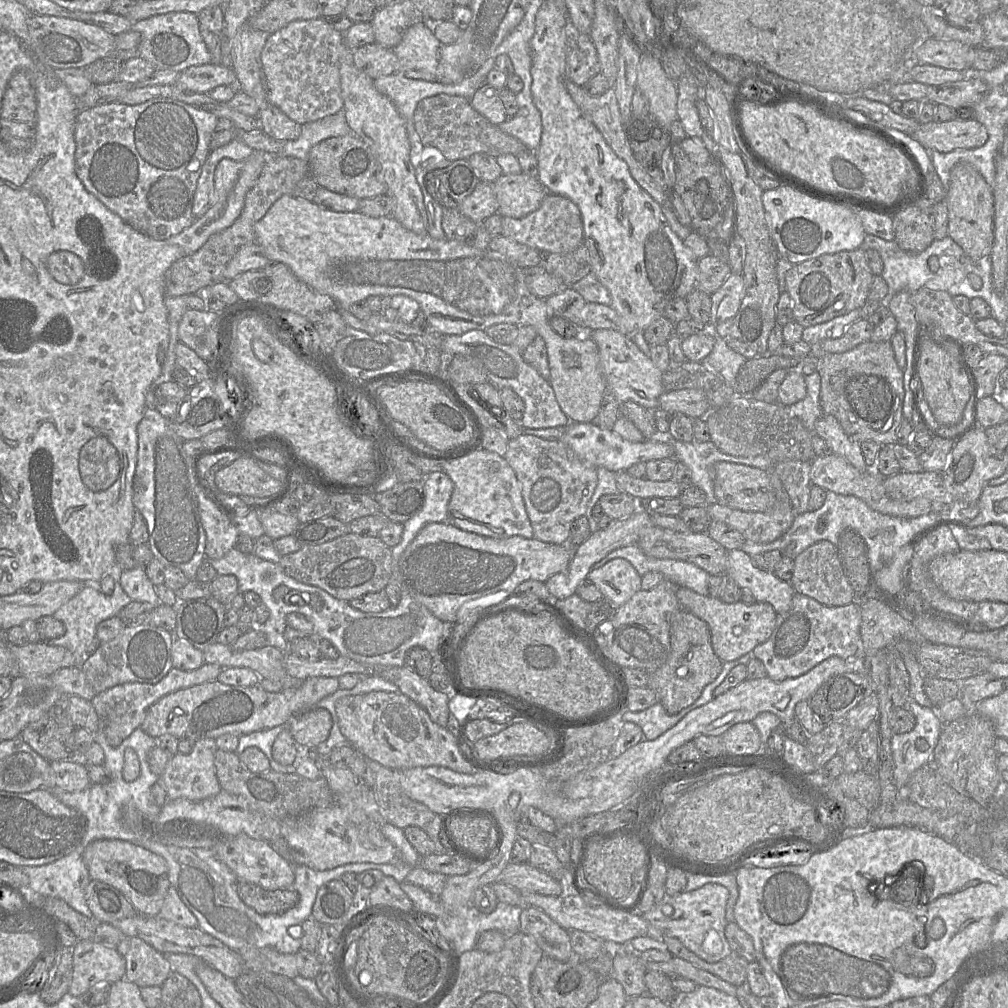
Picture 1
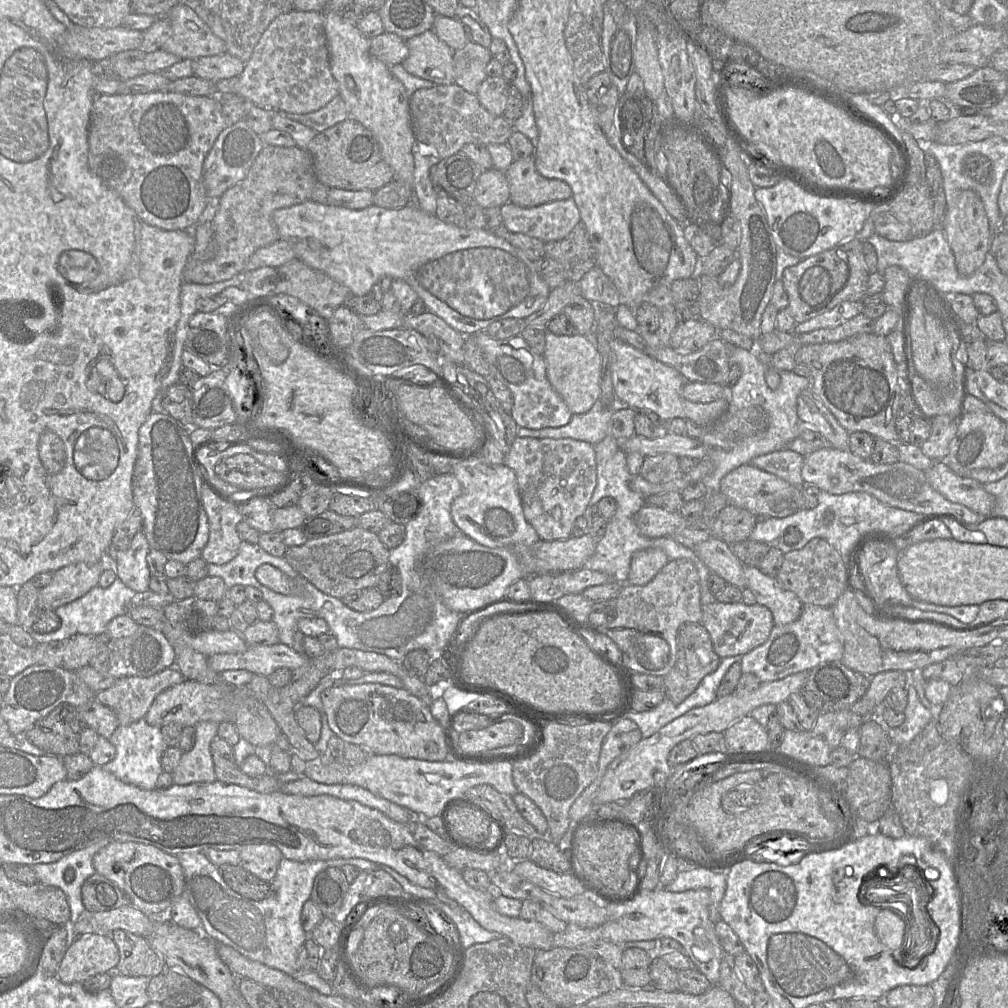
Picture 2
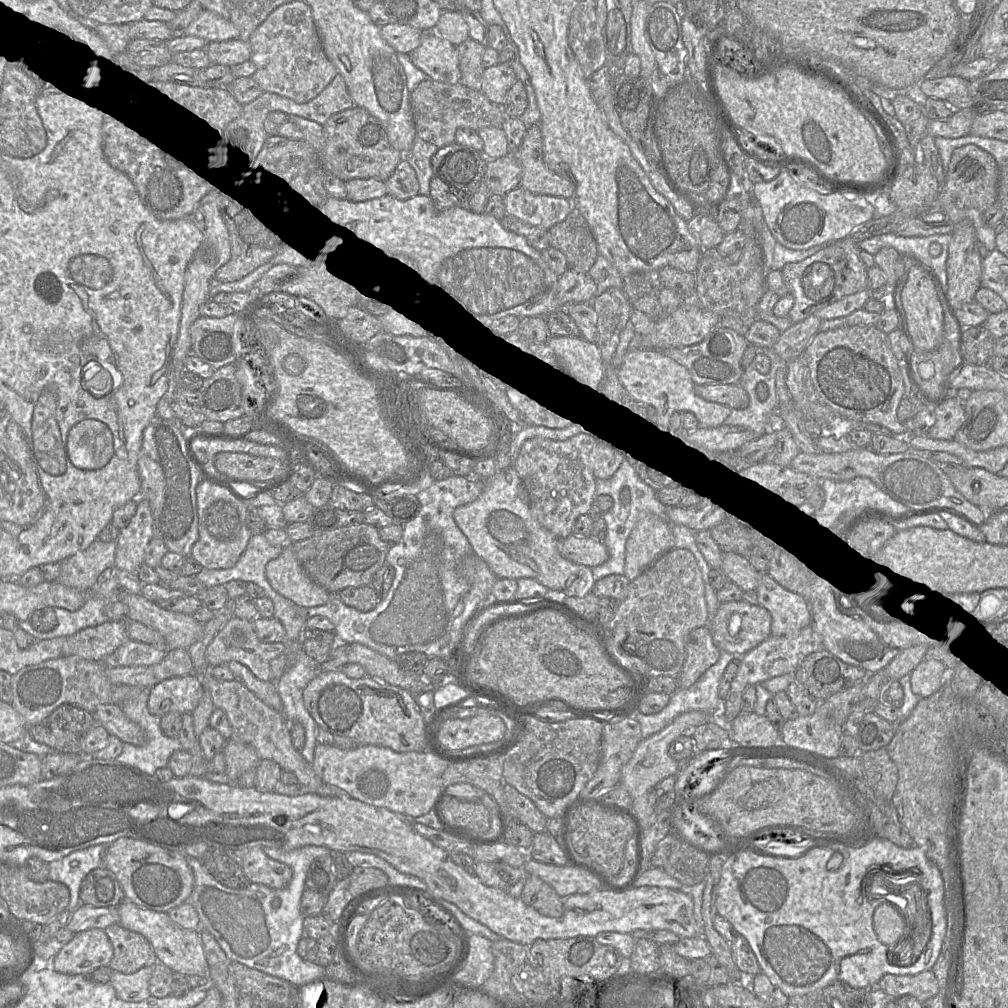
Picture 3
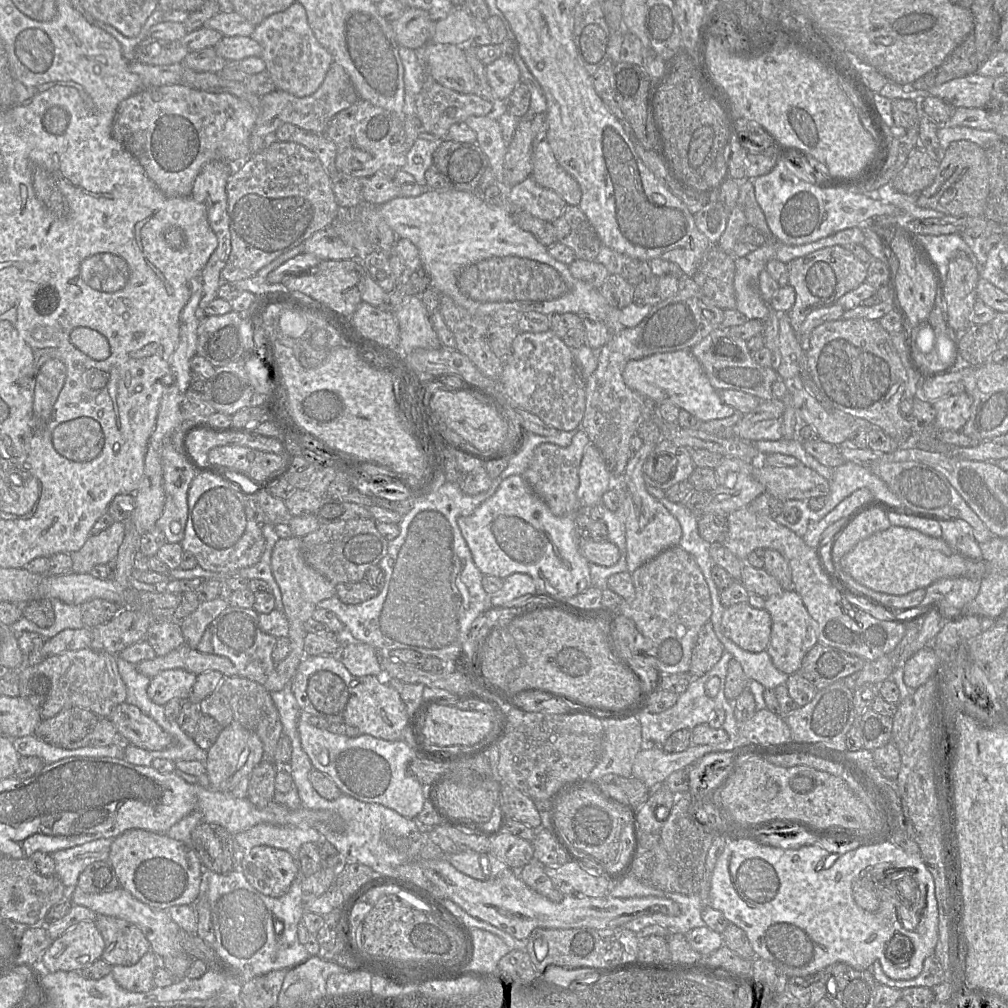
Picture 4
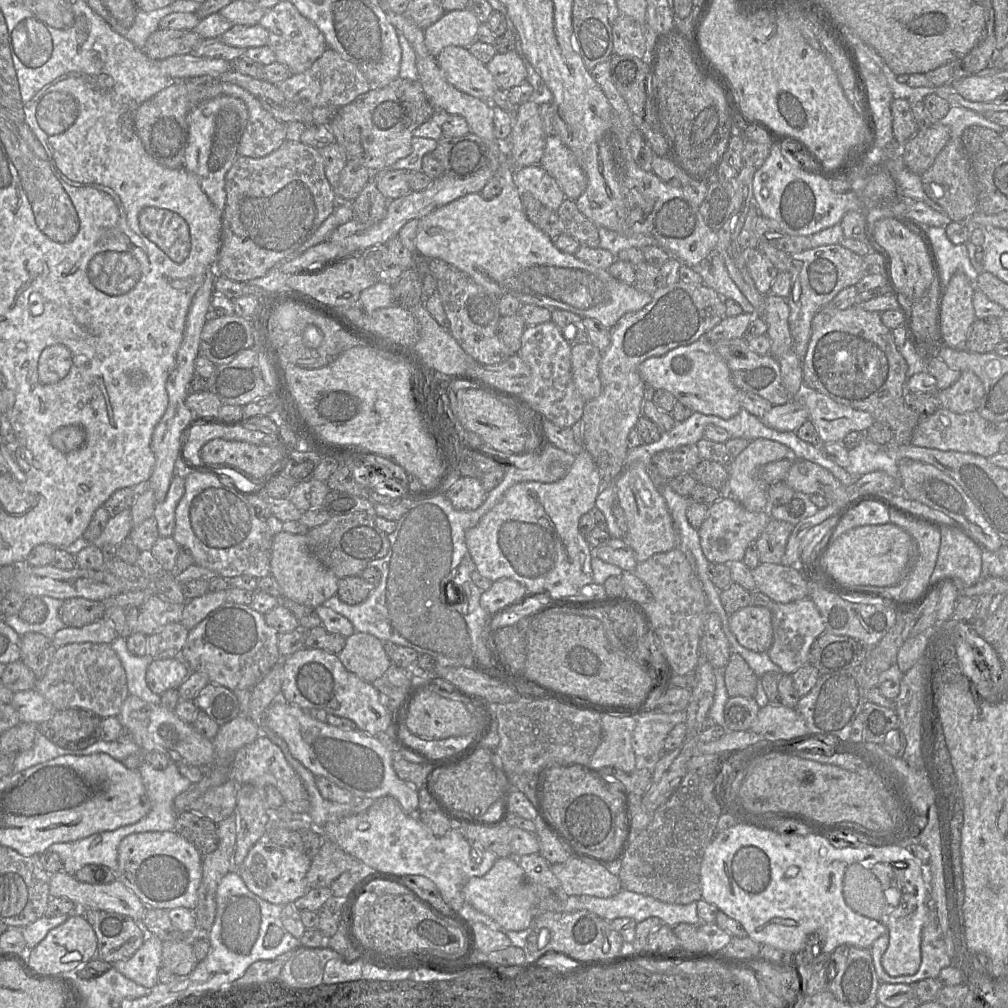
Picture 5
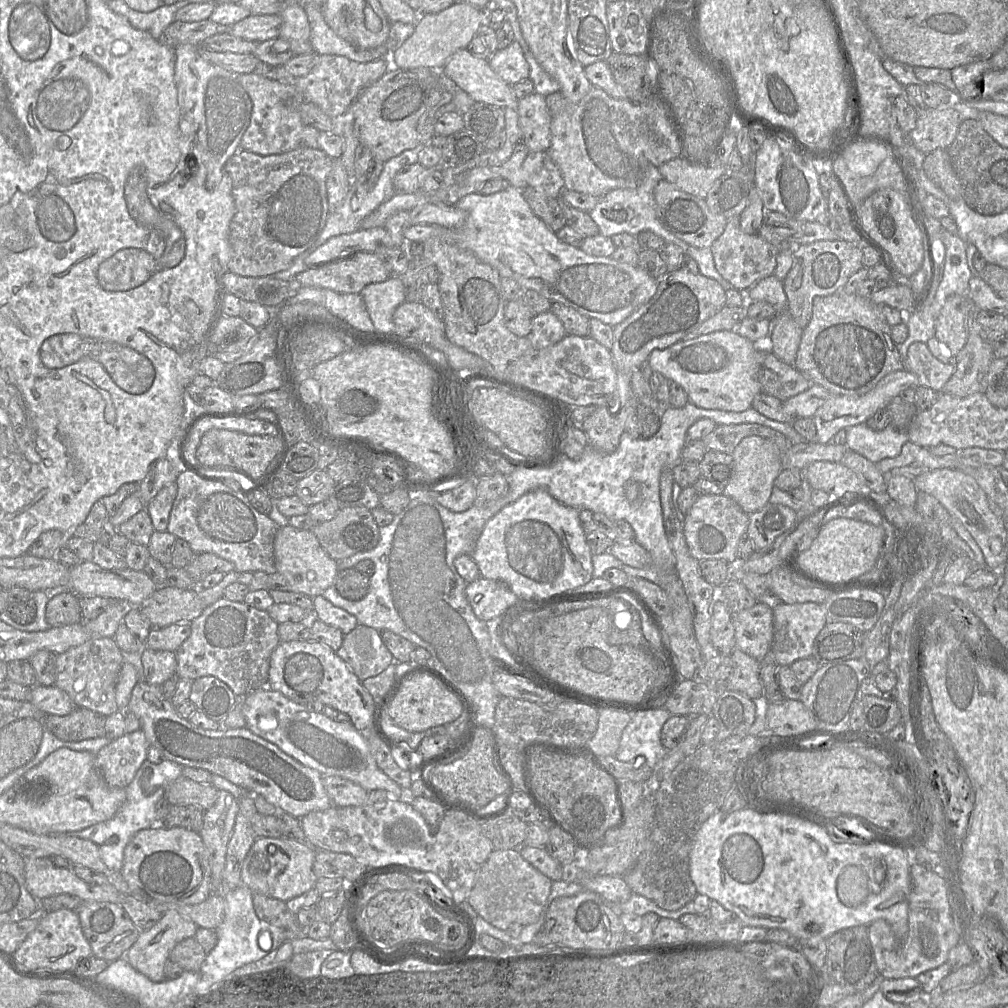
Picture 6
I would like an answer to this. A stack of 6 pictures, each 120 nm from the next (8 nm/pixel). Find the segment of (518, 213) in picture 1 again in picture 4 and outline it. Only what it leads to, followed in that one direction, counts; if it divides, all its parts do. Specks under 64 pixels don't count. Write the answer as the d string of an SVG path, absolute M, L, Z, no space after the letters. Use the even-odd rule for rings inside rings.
M546 113L532 118L532 178L560 195L568 205L579 205L582 192L577 181L557 162L547 140Z

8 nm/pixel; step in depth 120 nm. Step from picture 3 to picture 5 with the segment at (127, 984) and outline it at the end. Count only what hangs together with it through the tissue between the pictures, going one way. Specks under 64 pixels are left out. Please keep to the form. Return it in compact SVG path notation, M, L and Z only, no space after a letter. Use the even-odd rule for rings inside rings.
M147 935L135 954L113 963L113 967L133 982L146 988L158 983L158 971L162 967L163 942L155 935Z

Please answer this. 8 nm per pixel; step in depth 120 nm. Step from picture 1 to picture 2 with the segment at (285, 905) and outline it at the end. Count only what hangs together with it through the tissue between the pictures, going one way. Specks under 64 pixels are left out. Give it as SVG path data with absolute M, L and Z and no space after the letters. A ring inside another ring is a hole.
M221 865L218 867L226 884L242 897L259 901L271 892L270 885L244 870L240 865Z

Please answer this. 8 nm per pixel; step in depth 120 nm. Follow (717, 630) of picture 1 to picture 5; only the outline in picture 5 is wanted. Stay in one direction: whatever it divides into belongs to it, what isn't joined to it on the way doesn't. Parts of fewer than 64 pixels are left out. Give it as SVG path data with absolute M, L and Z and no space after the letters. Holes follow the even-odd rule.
M748 605L729 615L731 632L739 643L755 652L768 652L773 642L771 609Z

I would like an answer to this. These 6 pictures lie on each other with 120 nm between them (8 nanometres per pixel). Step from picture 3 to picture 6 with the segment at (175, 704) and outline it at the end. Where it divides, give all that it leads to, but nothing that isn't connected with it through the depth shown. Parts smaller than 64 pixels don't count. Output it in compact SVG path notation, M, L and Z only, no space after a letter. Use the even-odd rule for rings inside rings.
M142 646L143 680L161 686L176 676L177 659L175 652L159 651Z

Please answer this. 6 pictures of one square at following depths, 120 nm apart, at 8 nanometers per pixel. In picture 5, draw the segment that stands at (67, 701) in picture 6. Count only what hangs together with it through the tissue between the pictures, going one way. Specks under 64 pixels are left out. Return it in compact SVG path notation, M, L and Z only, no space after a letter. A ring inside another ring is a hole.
M35 689L13 693L11 704L18 711L20 722L40 724L49 720L57 711Z

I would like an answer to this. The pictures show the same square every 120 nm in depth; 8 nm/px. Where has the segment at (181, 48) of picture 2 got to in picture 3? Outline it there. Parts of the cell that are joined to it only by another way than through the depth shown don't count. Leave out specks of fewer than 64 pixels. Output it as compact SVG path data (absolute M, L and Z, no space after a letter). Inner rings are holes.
M204 9L185 30L186 36L196 36L208 42L239 39L239 29L219 14Z

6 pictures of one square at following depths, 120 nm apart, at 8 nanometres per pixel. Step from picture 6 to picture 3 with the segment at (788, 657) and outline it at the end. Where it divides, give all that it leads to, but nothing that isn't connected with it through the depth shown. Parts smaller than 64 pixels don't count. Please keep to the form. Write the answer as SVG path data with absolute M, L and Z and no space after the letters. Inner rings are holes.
M762 574L755 591L759 605L772 615L771 636L791 636L812 623L806 599L786 590L768 574Z

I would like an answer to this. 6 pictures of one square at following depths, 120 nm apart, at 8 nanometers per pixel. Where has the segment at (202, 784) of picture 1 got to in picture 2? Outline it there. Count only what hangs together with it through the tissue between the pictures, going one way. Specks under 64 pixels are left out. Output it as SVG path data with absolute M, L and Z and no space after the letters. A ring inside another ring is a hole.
M200 722L195 726L193 748L182 754L180 762L171 773L173 784L212 783L216 781L210 751L212 740L217 736L218 723Z

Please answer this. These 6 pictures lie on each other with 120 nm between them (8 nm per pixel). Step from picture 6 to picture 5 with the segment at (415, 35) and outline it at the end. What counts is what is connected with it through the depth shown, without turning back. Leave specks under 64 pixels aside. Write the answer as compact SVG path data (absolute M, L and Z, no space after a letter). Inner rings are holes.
M468 9L445 13L424 29L424 42L436 58L447 46L469 47L475 40L480 22Z

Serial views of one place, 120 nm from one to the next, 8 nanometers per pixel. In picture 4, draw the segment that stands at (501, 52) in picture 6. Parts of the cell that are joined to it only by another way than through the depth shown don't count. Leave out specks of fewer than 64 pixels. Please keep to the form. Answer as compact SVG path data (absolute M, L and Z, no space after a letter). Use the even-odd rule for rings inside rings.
M499 57L485 66L485 73L497 102L503 101L521 83L520 70L514 58Z

